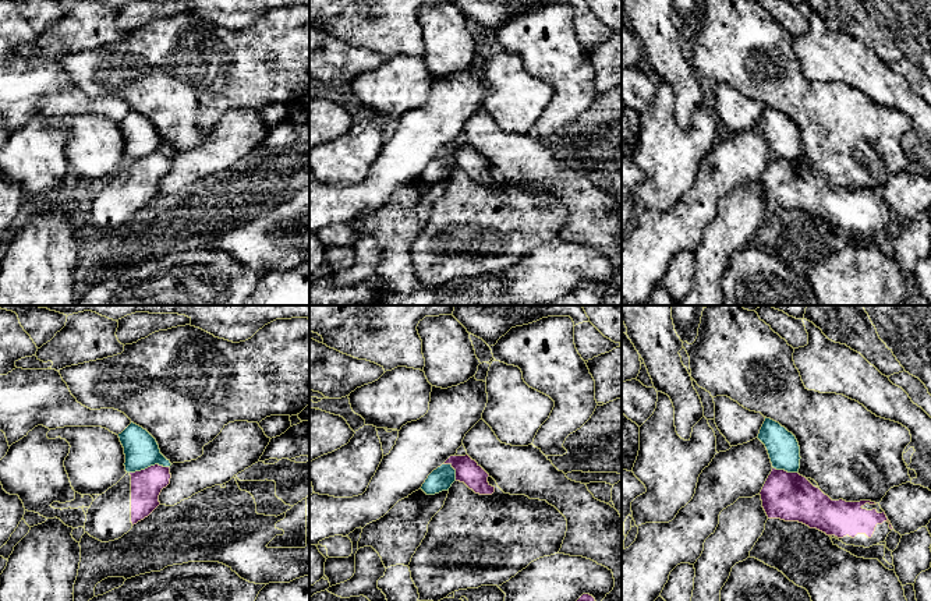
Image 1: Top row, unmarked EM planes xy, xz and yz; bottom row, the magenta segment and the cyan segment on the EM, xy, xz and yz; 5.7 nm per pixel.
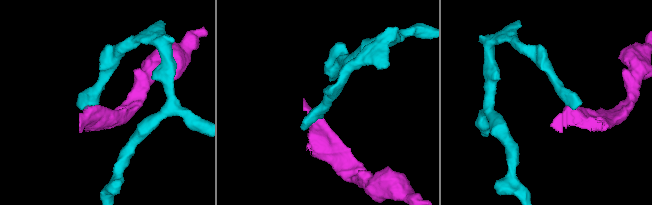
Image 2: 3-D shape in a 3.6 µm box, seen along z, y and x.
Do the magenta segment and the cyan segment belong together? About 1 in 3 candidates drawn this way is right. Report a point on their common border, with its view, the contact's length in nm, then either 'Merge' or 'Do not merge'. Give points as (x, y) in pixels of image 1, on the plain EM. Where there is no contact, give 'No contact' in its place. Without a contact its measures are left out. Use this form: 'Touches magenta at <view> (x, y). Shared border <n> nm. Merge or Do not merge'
Touches magenta at xy (151, 154). Shared border 240 nm. Do not merge

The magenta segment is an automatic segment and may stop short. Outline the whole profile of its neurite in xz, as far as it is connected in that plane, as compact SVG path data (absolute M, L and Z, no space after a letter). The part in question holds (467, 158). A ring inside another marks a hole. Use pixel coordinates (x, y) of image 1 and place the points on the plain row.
M468 142L450 144L443 152L450 152L456 158L456 169L464 170L479 183L492 183L495 174L488 170L489 162Z

